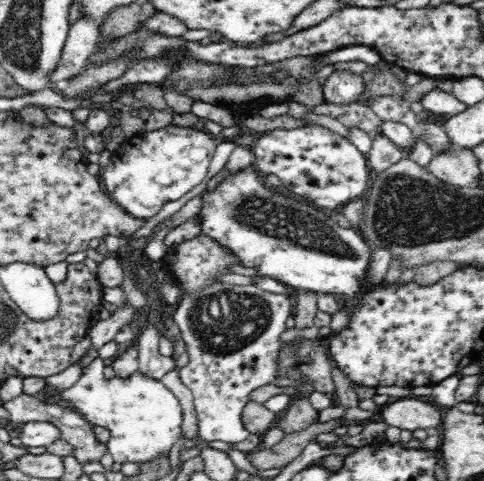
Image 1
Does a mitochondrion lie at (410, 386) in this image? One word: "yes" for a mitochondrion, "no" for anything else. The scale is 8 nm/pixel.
no

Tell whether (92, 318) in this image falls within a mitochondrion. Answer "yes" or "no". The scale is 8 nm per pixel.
no

